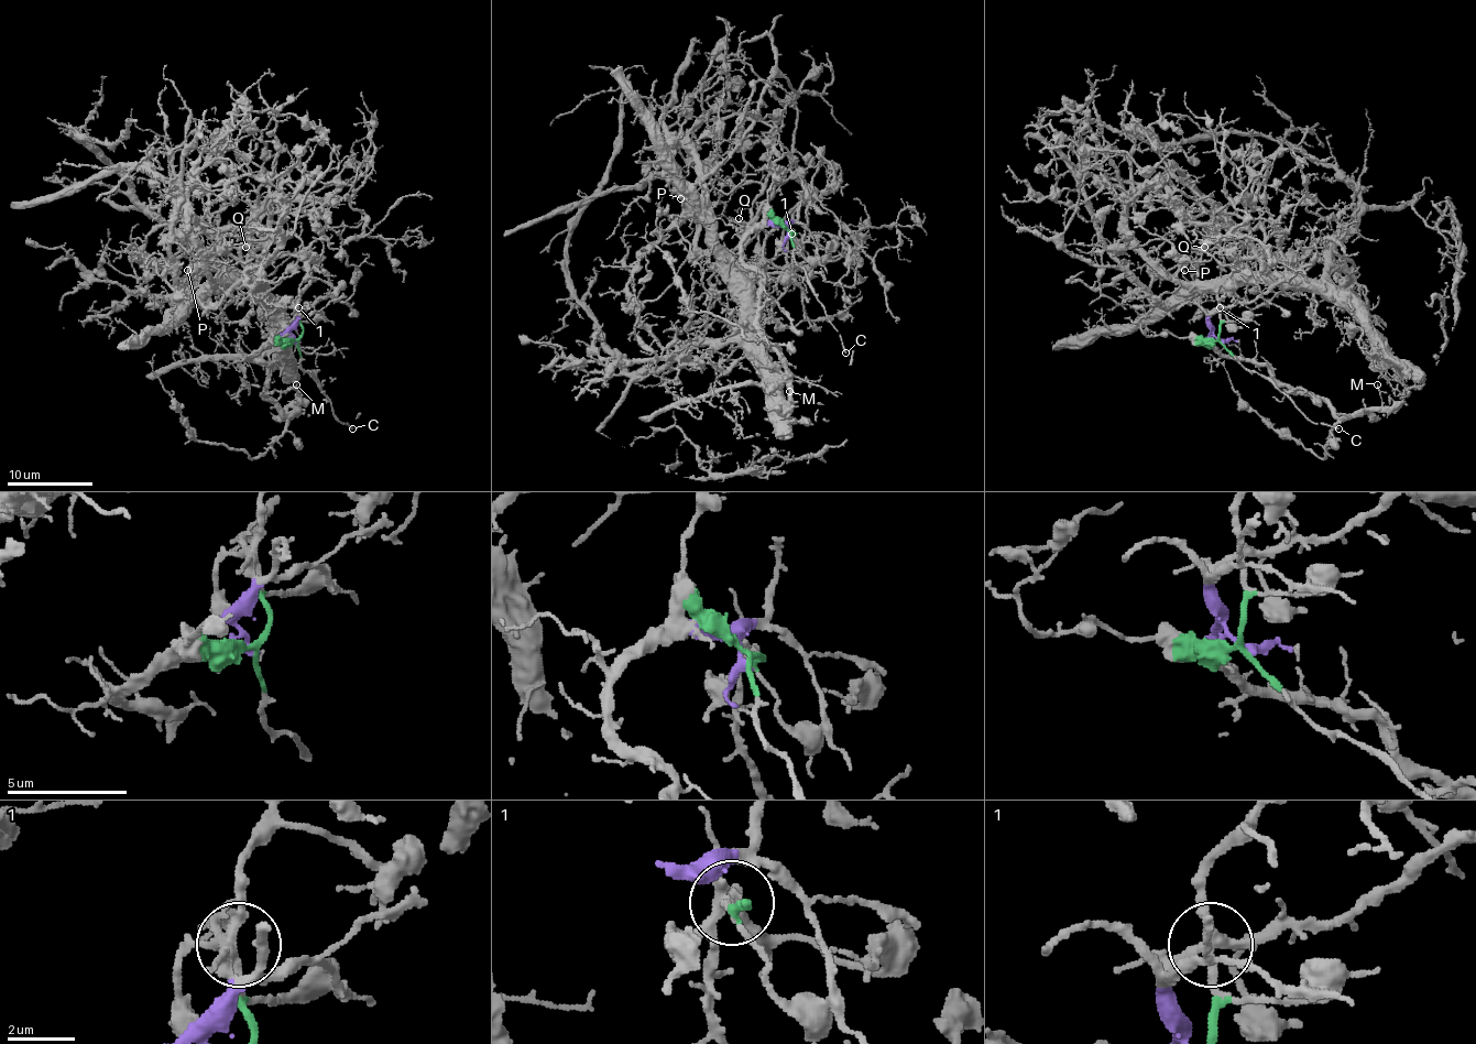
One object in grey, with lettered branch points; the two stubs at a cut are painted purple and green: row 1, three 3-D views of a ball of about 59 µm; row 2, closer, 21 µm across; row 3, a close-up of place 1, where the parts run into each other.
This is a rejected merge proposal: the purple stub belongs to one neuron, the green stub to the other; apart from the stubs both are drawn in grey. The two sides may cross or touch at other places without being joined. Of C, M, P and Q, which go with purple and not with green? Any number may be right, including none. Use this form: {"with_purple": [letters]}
{"with_purple": ["M"]}

